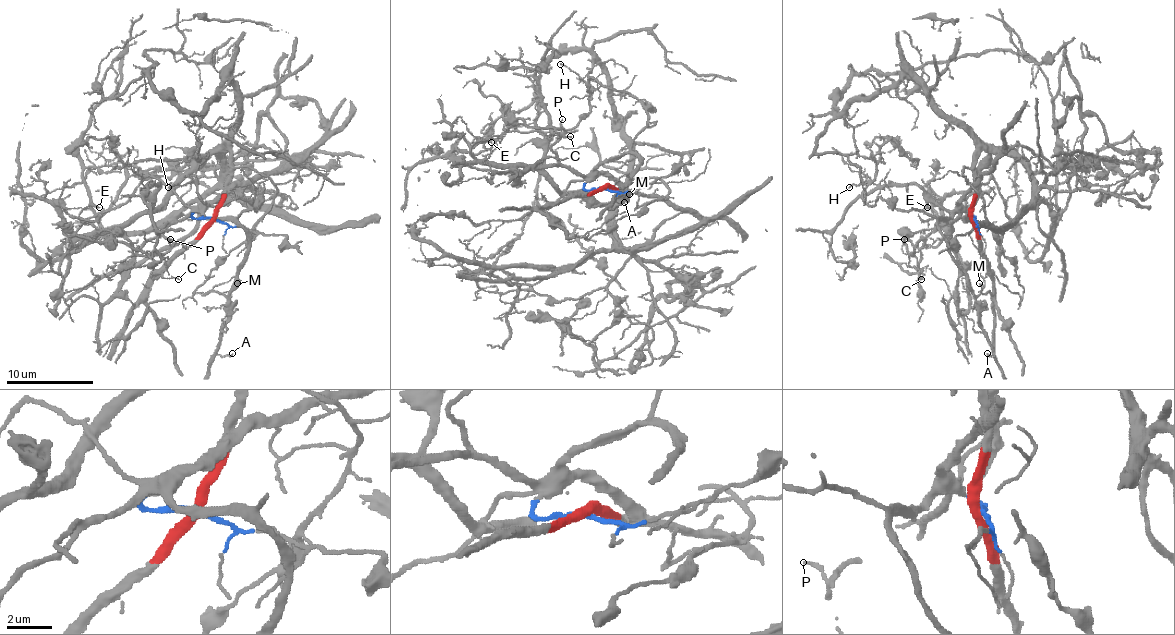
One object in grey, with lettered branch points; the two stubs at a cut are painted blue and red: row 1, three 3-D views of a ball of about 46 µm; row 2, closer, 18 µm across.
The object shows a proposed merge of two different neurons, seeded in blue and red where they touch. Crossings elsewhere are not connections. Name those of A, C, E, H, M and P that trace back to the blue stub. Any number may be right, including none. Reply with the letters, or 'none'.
A, C, E, H, M, P

